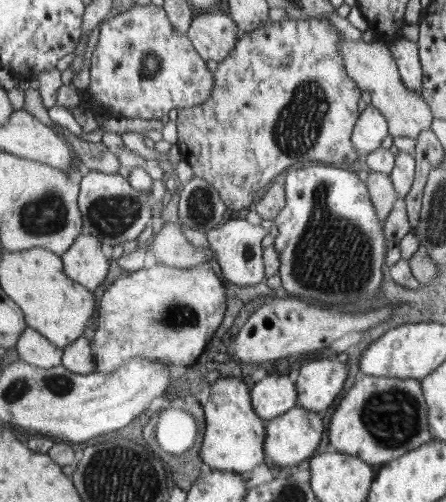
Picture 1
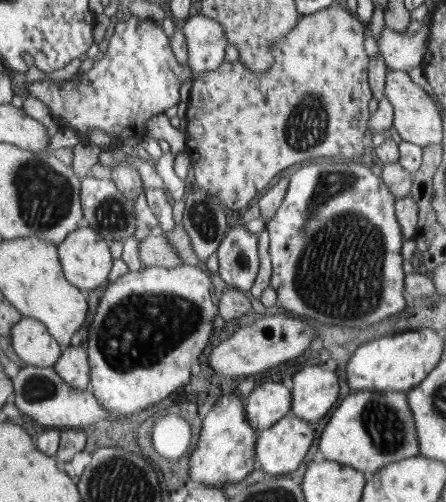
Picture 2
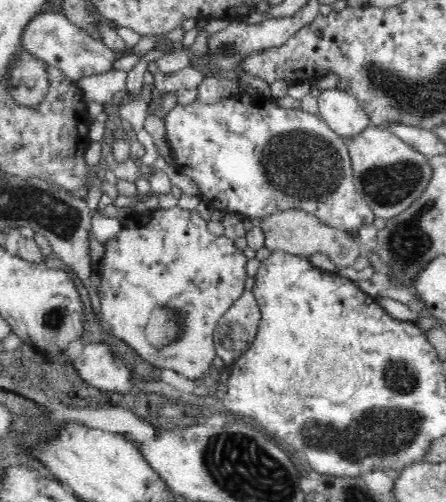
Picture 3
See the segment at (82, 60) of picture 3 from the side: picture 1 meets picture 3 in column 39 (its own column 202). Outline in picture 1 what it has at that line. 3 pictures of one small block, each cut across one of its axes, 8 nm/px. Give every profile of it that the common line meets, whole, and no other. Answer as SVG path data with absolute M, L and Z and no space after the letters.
M200 13L187 30L188 37L207 61L221 61L234 50L241 32L229 16Z

